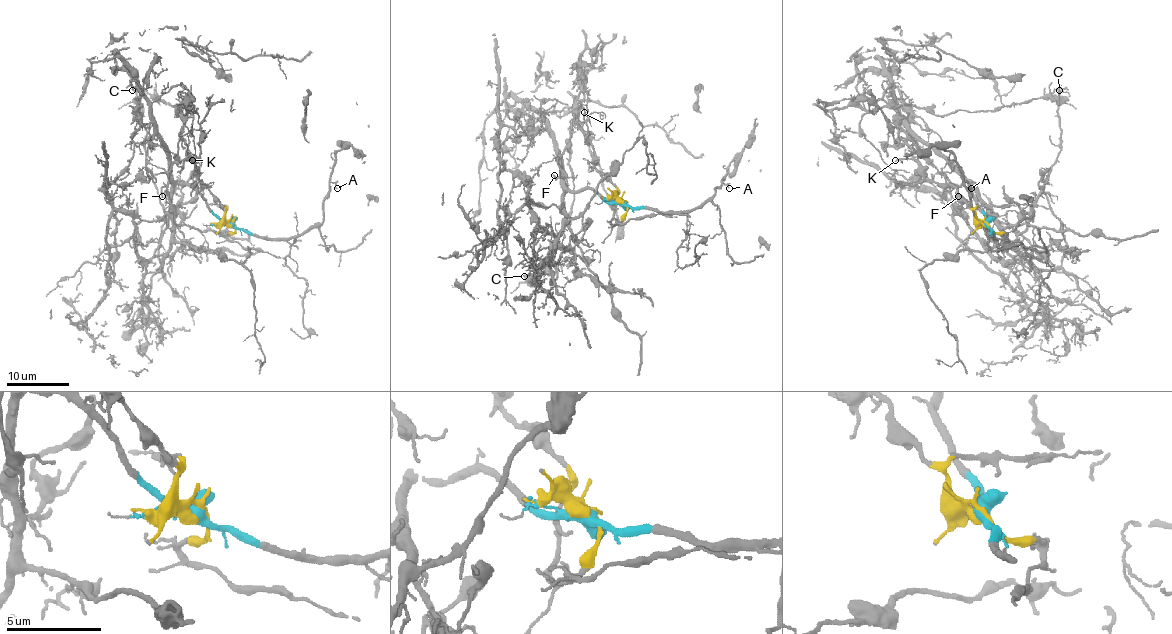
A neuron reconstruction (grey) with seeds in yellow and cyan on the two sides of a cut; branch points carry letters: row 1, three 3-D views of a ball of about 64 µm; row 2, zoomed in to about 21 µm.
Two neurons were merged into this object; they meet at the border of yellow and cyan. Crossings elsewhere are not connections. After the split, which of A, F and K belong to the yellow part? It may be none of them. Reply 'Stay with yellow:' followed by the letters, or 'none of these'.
Stay with yellow: F, K

